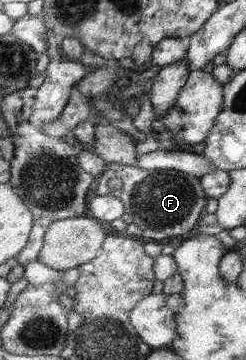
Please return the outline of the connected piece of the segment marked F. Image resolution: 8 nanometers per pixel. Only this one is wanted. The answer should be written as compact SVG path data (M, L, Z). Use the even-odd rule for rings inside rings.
M118 163L108 164L107 170L97 178L91 195L114 195L118 199L122 199L124 207L126 207L126 214L132 216L132 222L141 230L151 227L164 232L167 236L184 236L186 233L190 233L192 229L195 229L199 219L205 214L206 204L209 200L201 184L201 178L195 175L184 173L177 169L147 170L141 168L139 165L122 165ZM112 179L119 179L122 186L119 189L110 187Z

